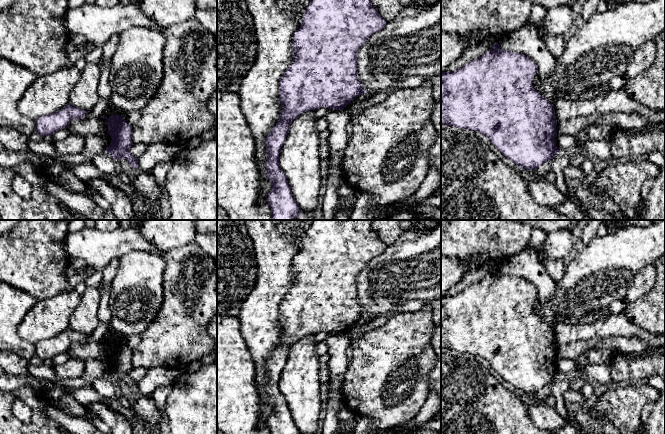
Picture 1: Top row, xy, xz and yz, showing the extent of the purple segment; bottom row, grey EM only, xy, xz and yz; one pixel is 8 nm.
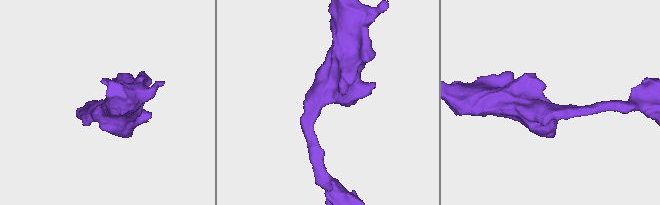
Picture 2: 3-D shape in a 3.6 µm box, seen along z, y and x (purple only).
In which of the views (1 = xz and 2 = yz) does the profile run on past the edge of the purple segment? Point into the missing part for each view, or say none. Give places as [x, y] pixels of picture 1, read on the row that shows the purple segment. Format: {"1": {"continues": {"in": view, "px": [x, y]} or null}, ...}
{"1": {"continues": null}, "2": {"continues": null}}

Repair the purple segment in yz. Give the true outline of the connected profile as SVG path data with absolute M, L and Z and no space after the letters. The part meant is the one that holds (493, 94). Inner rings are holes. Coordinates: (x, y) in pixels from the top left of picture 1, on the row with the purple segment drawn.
M498 43L493 44L492 48L481 57L470 61L462 68L454 72L441 72L441 124L454 126L460 129L468 129L484 134L490 142L509 160L525 170L535 170L542 164L553 159L560 151L556 145L556 125L554 105L543 98L532 85L532 79L538 72L537 65L525 55L518 52L511 52L502 49Z

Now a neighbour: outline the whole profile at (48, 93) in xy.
M75 66L38 76L18 102L21 115L36 120L69 104L69 95L81 77Z

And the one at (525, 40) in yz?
M530 20L522 28L501 39L498 44L504 50L518 52L530 58L537 65L542 79L550 77L555 71L555 58L539 38L537 24Z

